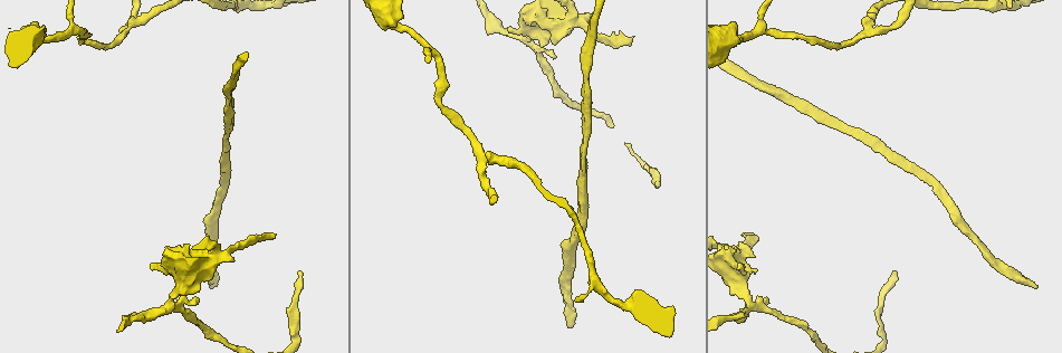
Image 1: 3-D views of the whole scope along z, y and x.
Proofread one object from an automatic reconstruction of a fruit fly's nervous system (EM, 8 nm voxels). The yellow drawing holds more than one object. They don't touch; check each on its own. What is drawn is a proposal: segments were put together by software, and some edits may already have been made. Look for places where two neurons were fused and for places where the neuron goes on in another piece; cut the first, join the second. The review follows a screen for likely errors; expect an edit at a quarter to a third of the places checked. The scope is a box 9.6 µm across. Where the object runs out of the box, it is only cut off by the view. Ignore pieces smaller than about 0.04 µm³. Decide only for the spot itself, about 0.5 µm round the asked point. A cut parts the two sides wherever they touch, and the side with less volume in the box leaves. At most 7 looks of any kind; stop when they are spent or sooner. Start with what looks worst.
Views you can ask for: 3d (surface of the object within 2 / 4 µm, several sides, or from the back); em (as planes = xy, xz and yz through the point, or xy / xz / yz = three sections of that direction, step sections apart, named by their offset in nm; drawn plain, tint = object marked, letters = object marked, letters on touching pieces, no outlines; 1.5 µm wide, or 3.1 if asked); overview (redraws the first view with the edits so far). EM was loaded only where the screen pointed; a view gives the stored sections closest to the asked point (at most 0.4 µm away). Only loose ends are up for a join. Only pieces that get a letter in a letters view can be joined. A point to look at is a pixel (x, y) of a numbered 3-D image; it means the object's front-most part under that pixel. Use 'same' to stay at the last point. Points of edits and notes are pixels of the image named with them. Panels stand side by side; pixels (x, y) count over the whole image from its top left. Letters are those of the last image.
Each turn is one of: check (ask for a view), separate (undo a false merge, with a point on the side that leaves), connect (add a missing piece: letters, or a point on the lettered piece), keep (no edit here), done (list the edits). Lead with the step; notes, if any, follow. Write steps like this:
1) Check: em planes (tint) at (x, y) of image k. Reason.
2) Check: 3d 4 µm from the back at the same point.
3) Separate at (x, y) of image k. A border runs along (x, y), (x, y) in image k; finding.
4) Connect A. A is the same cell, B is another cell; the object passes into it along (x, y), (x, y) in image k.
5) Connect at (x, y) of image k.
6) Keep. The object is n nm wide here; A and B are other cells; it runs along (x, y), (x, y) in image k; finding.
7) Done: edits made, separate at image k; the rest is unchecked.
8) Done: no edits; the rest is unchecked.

Check: 3d 4 µm at (570, 327) of image 1. Long arm stops here.

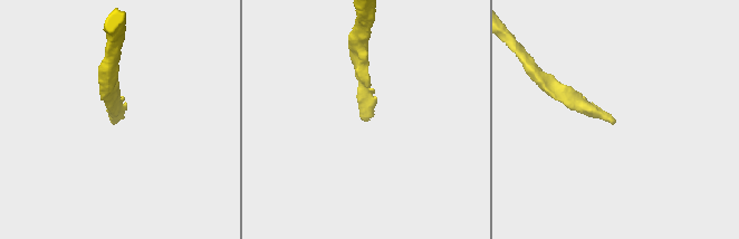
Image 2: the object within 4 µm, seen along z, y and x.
Check: em xz step 8 (tint) at (365, 120) of image 2. Need the tissue.

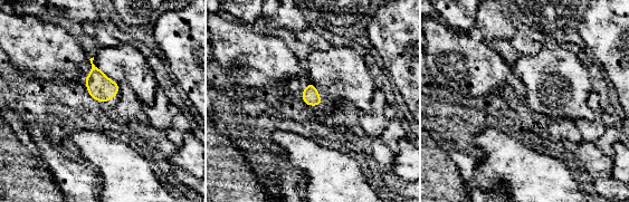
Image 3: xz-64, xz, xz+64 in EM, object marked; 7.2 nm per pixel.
Check: em planes (letters) at the same point. Cut it another way.

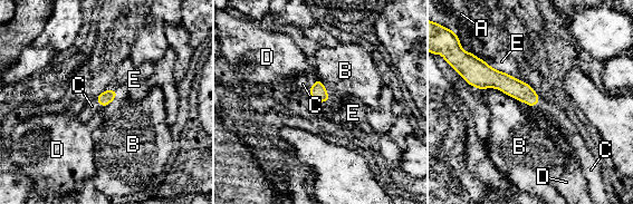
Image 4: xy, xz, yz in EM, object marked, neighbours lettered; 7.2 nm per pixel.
Connect C. C is the same cell, A, B, D and E are other cells; the object passes into it along (318, 93), (309, 91), (303, 84) in image 4; the neuron continues.

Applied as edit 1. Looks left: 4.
Check: overview. See it whole again.

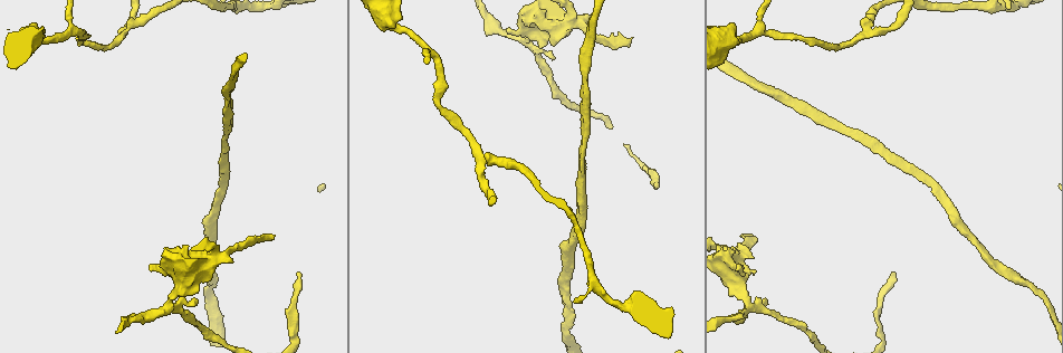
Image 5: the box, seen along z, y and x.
Check: 3d 4 µm at (506, 30) of image 5. An open end.

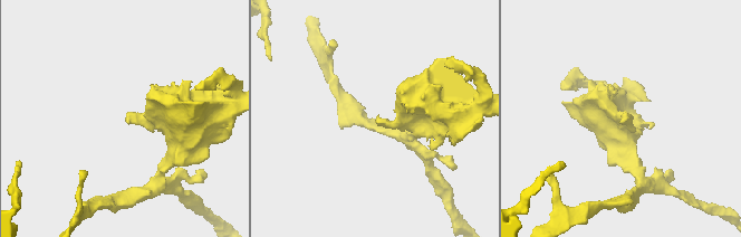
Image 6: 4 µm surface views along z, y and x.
Check: em yz step 4 (letters) at (624, 120) of image 6. Shape alone is not enough.

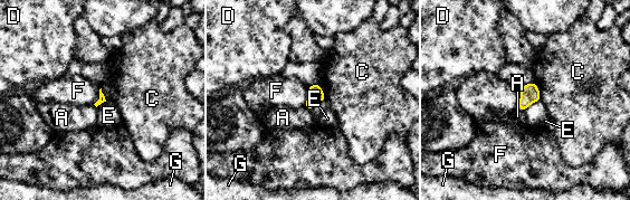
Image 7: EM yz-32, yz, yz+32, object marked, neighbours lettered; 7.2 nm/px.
Keep. A, C, D, E, F and G are other cells; a border runs along (308, 86), (308, 97), (303, 105) in image 7; none of them fits.

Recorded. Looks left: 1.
Done: edits made, connect at image 4; the rest is unchecked.

